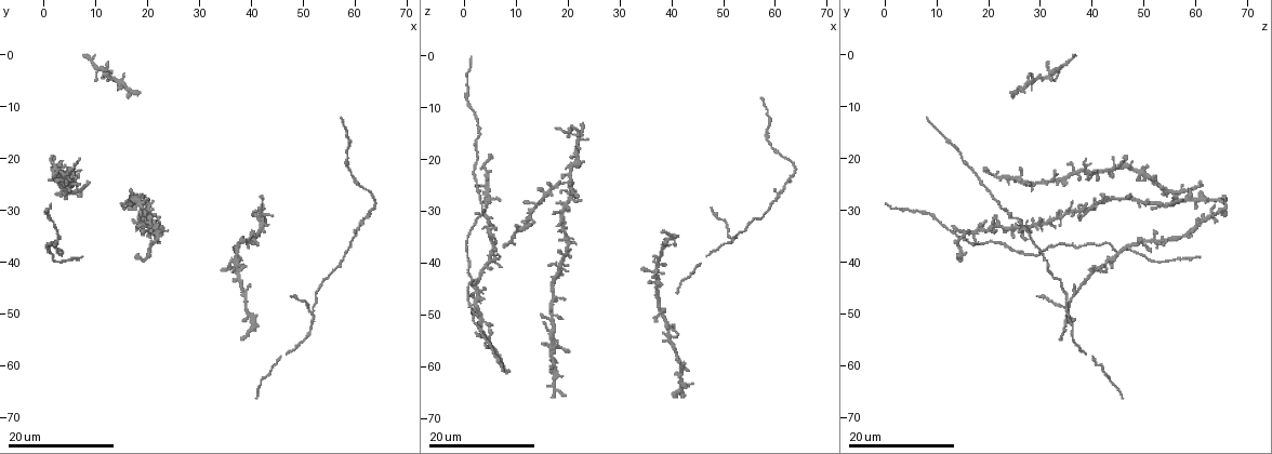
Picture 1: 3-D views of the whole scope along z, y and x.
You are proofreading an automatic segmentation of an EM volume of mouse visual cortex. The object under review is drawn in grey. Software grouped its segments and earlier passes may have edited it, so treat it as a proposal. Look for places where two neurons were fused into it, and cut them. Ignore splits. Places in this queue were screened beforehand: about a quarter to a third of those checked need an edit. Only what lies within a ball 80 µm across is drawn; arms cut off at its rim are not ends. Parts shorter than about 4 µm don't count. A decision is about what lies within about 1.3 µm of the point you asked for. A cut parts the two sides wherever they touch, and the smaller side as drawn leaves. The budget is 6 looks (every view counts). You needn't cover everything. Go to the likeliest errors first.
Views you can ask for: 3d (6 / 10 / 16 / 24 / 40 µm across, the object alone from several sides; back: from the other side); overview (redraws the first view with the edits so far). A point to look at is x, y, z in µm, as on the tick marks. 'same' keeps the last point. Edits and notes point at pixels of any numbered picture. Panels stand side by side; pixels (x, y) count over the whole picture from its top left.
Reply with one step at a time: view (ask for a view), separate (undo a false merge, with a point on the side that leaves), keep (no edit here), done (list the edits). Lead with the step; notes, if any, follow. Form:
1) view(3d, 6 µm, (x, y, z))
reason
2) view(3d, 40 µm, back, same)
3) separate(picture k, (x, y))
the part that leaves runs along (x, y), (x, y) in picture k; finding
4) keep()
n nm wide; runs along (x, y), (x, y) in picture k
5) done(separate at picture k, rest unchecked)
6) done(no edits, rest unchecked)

view(3d, 16 µm, (37.0, 41.5, 41.5))
looks like a crossing

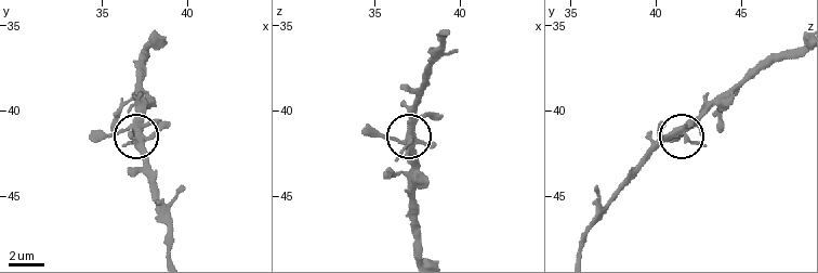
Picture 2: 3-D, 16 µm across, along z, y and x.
view(3d, 6 µm, (37.2, 41.3, 41.4))
zoom in

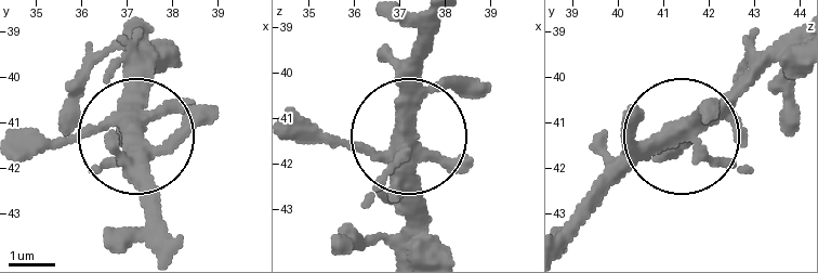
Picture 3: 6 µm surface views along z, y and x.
keep()
350 nm wide; all the same neuron

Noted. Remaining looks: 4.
view(3d, 24 µm, (51.5, 49.5, 35.5))
three-way junction

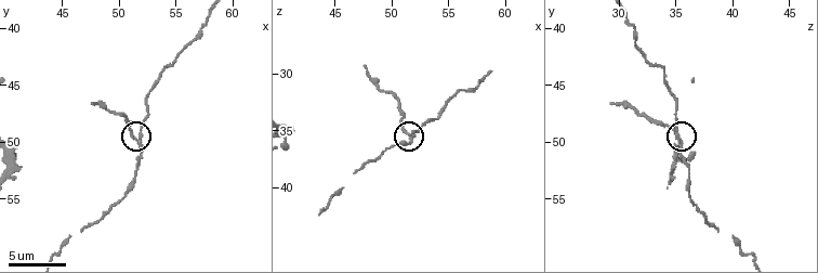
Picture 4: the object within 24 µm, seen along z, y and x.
view(3d, 10 µm, (51.8, 49.8, 35.2))
zoom in

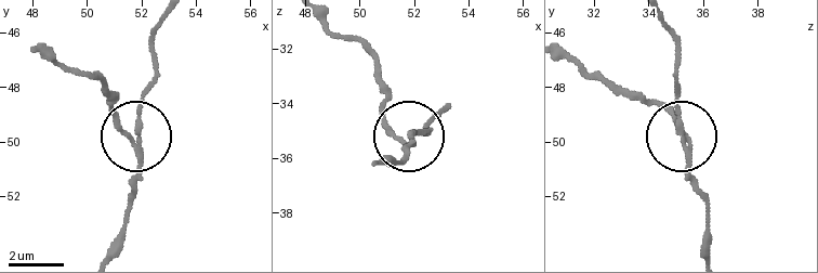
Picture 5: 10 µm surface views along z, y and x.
separate(picture 5, (118, 113))
3 arms; the part that leaves runs along (134, 144), (102, 83), (47, 55) in picture 5; a second neuron is stuck on

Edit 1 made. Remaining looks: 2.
view(3d, 16 µm, (5.0, 25.5, 28.5))

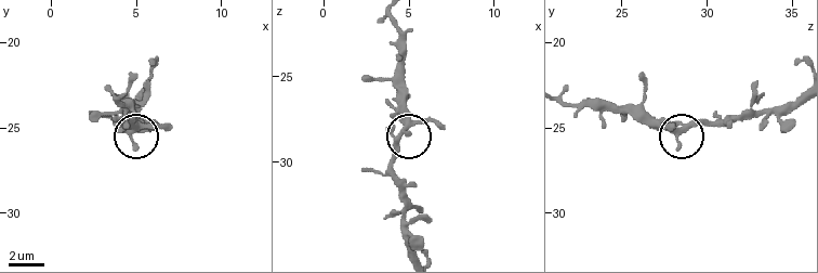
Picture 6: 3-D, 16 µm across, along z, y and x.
view(3d, 10 µm, (4.6, 25.6, 28.4))
zoom in

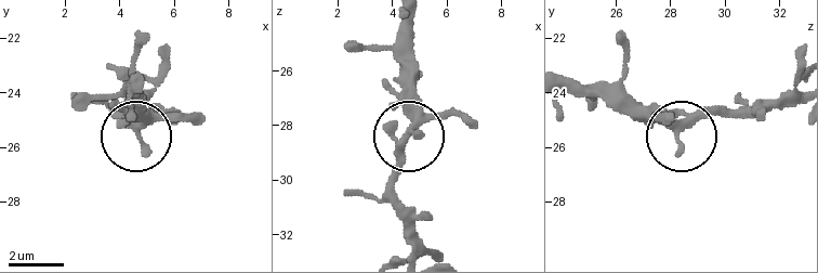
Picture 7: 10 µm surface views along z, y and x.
keep()
side arm 11 µm; all the same neuron

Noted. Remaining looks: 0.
done(separate at picture 5, rest unchecked)

